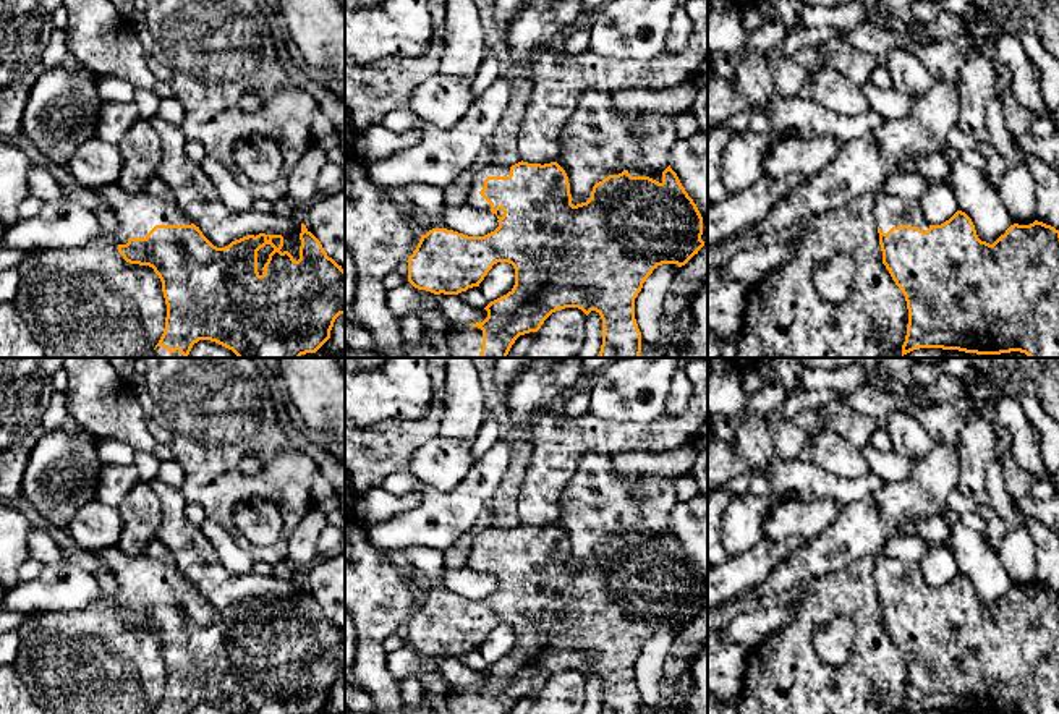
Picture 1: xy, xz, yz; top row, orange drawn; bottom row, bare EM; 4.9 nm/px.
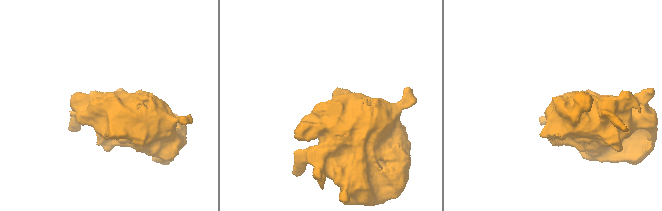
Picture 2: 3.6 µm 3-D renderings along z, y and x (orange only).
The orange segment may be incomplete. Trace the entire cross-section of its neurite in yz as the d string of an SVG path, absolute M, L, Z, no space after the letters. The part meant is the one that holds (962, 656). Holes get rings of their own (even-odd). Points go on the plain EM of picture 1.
M874 559L882 627L902 652L908 686L902 714L942 711L959 714L1059 714L1059 593L1035 583L1010 588L993 607L981 604L972 581L957 573L941 588L929 588L920 562Z

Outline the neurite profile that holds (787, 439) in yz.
M777 418L771 426L771 440L774 453L780 460L797 460L803 444L808 440L806 431L789 419Z

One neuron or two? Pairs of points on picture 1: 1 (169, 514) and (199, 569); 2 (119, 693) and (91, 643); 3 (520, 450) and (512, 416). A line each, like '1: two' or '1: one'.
1: one
2: one
3: two

